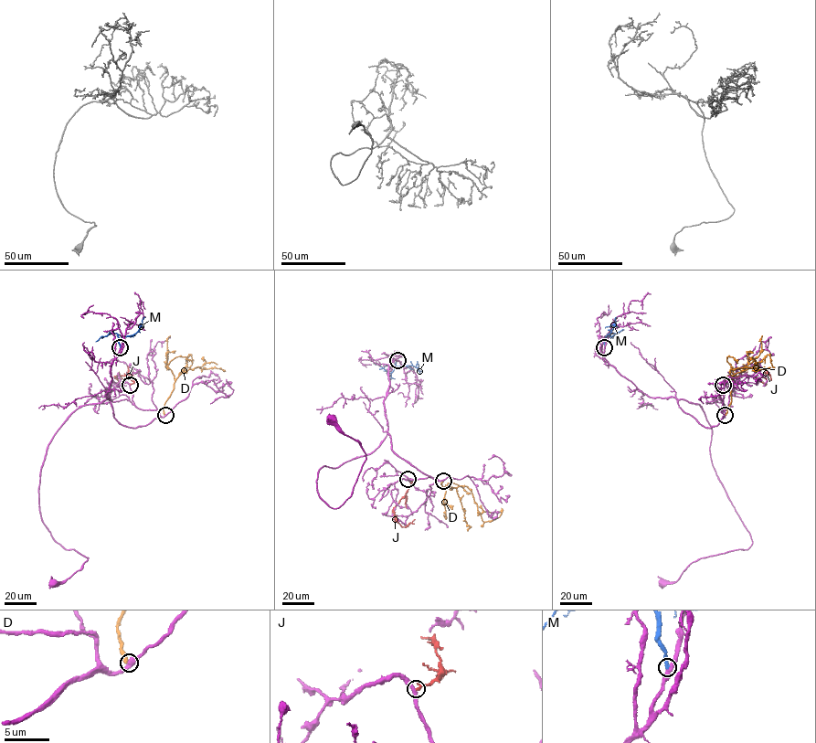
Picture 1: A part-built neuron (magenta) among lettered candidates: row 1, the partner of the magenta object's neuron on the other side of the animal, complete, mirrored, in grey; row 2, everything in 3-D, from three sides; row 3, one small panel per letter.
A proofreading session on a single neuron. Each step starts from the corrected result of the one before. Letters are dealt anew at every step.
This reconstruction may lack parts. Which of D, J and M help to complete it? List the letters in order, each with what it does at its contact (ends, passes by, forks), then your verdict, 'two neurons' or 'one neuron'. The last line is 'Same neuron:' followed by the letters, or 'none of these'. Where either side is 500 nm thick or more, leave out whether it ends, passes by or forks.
D: it ends; one neuron
J: it ends; two neurons
M: it ends; two neurons
Same neuron: D

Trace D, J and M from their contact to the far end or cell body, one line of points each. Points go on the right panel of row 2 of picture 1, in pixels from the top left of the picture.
D: (725, 415), (731, 401), (729, 370), (747, 366), (765, 369), (757, 370), (756, 367)
J: (723, 385), (729, 376), (734, 375), (770, 379), (767, 372), (763, 373)
M: (604, 347), (604, 339), (610, 335), (614, 323), (605, 327)

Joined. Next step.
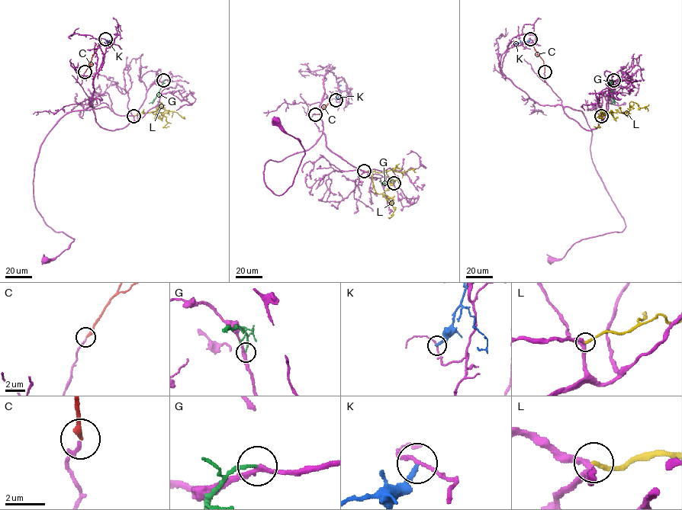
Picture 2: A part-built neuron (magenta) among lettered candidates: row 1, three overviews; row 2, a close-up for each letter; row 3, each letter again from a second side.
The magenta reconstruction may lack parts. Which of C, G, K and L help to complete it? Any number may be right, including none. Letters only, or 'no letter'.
C

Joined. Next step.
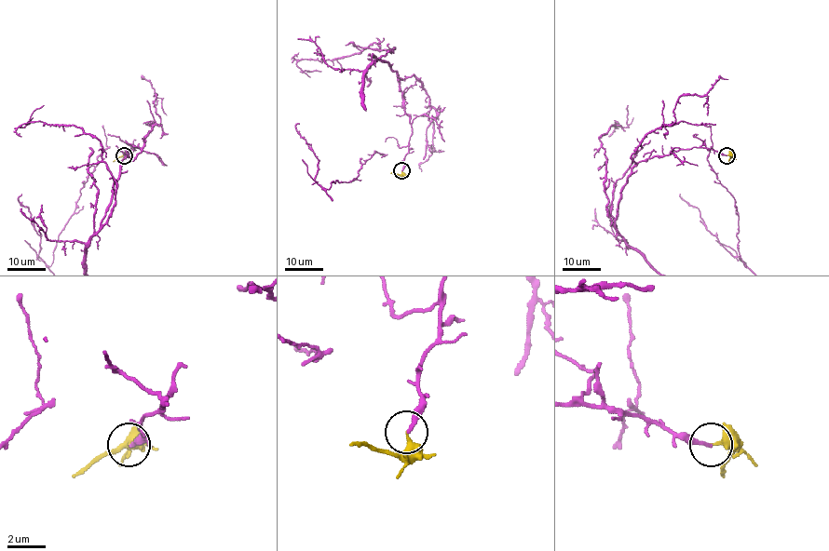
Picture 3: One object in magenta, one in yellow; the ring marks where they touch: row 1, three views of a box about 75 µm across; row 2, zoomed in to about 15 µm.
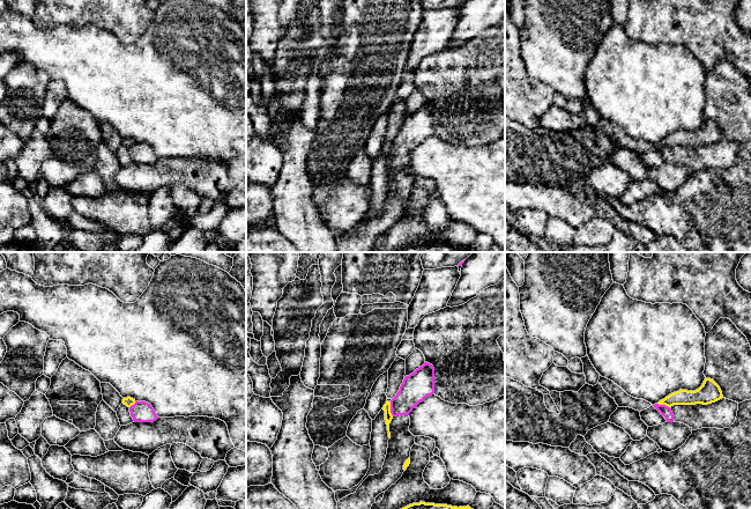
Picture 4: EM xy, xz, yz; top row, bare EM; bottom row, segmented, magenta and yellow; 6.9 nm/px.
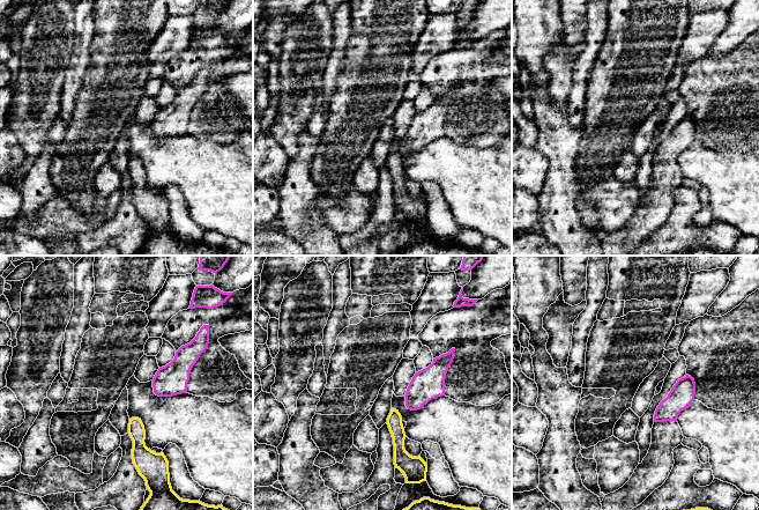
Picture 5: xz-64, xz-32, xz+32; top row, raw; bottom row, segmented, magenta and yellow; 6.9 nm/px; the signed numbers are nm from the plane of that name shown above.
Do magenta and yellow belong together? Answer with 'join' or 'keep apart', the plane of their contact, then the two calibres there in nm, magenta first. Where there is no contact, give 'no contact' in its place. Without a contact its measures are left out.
keep apart; contact in xz; calibres 200 and 60 nm

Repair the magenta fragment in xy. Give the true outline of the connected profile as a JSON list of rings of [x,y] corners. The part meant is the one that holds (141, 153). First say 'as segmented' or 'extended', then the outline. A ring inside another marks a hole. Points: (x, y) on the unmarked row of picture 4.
as segmented; [[[135,142],[129,153],[134,163],[154,163],[158,160],[153,147],[146,142]]]

